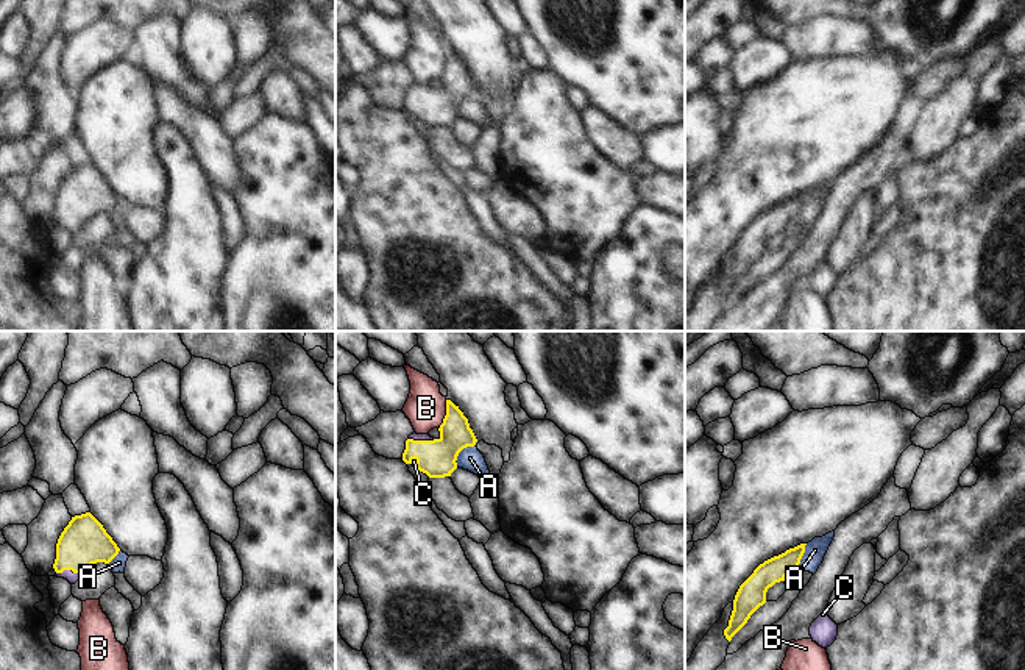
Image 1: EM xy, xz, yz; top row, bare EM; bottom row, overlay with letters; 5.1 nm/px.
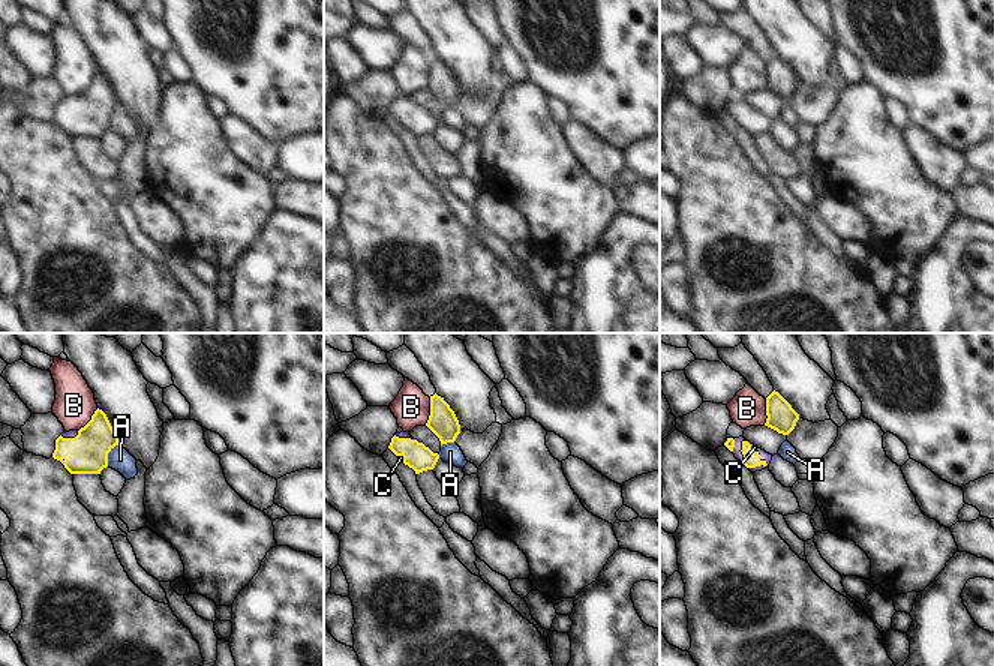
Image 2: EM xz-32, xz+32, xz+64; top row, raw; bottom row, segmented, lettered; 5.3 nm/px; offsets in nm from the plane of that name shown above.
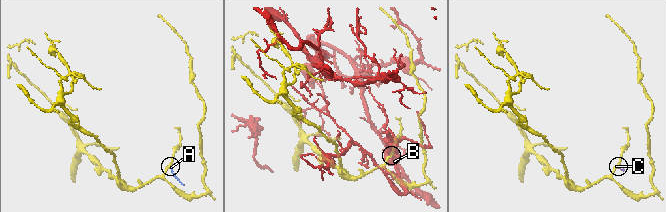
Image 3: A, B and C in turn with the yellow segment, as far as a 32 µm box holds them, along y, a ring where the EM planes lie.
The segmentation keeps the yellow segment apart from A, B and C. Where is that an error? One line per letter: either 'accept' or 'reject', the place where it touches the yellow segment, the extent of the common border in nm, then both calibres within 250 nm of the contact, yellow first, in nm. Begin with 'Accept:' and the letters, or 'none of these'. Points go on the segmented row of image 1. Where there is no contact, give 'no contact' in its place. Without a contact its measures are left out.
Accept: C
A: reject | xz (461, 450) | 160 nm | 190/120 nm
B: reject | xz (446, 414) | 160 nm | 190/200 nm
C: accept | xy (70, 569) | 160 nm | 240/60 nm

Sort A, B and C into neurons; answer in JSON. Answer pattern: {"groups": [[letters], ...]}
{"groups": [["A"], ["B"], ["C"]]}

